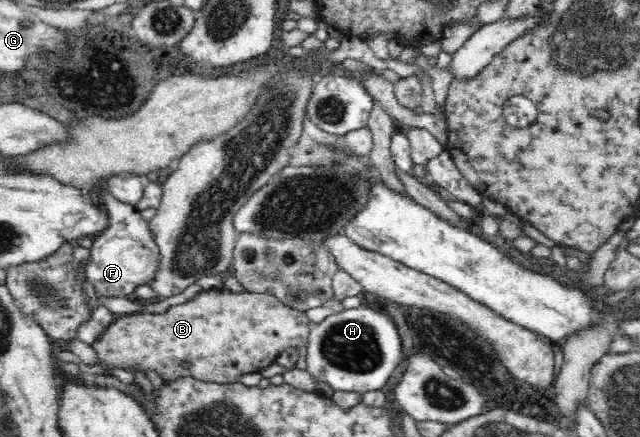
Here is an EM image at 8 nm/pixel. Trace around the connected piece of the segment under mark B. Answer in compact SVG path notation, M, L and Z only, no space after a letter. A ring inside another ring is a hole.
M209 289L208 291L201 291L195 297L185 302L185 304L179 304L179 306L171 306L165 312L165 314L147 314L147 313L135 313L133 315L125 315L115 317L115 320L104 329L104 331L99 335L98 339L92 344L94 351L98 354L98 357L105 362L110 368L124 368L129 371L133 370L155 370L159 376L163 379L163 382L170 381L171 379L176 379L180 376L190 376L197 380L203 382L212 382L219 384L229 384L239 382L239 378L243 374L249 374L249 372L259 372L264 370L267 366L276 362L276 358L280 355L281 351L285 348L297 347L306 345L308 343L308 336L312 327L312 323L305 312L295 310L281 303L280 300L273 296L271 293L254 293L253 291L245 290L244 293L234 293L228 289ZM183 360L189 362L189 368L185 368L183 365Z

